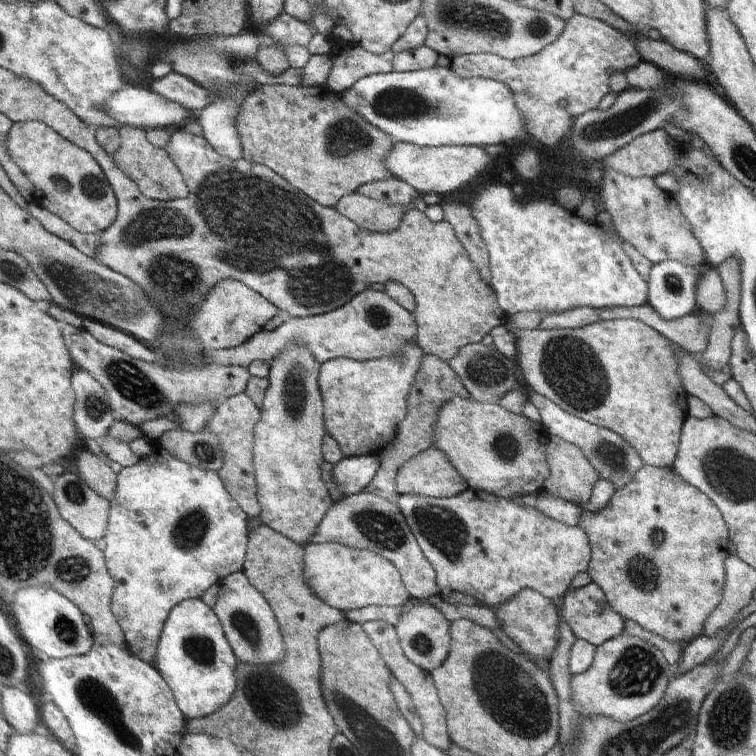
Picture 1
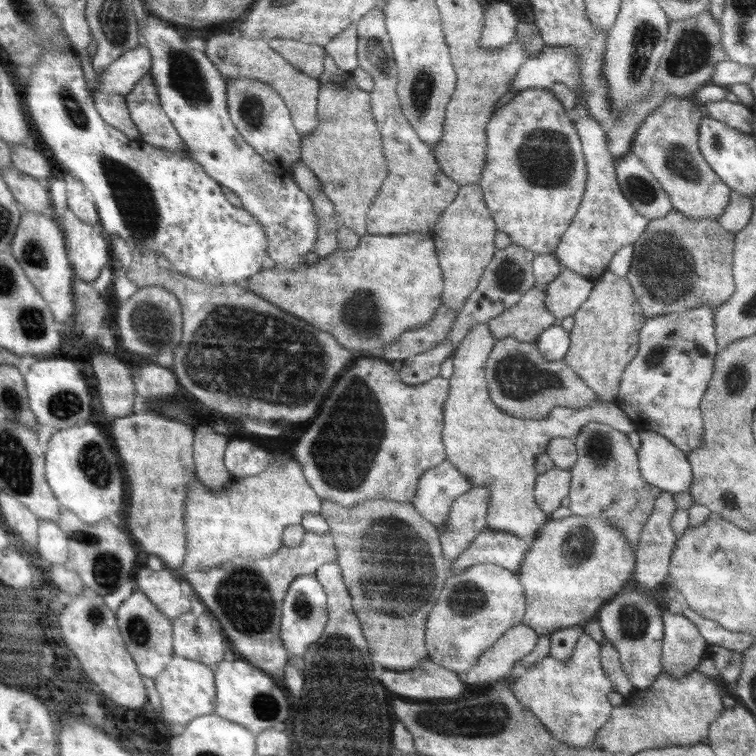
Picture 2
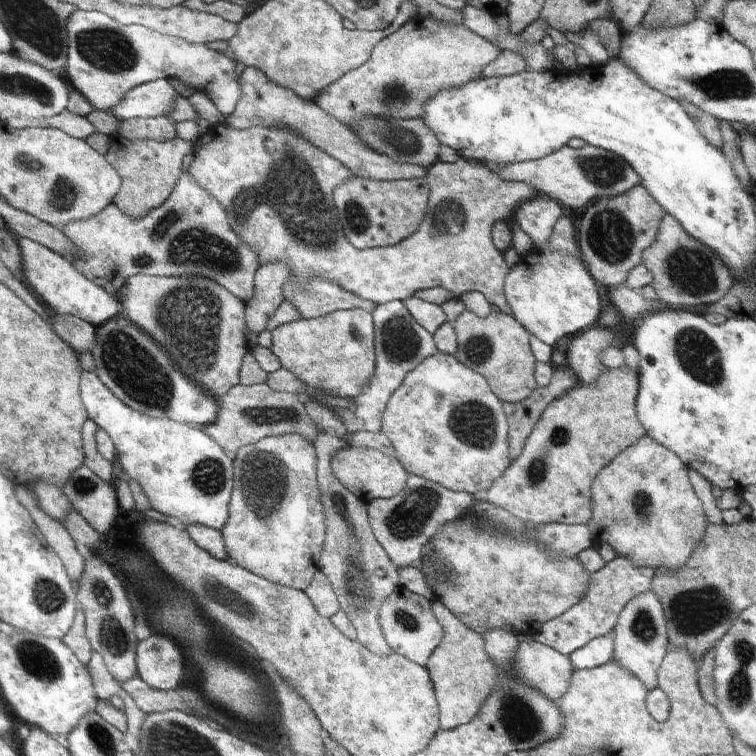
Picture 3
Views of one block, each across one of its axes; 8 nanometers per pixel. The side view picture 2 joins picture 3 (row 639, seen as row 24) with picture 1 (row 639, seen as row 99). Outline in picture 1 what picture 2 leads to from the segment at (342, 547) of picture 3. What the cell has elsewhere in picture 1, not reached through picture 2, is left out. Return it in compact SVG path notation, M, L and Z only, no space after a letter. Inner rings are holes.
M381 620L364 622L361 626L368 635L368 638L372 641L372 644L378 649L382 660L384 660L384 664L389 668L391 674L400 681L400 684L405 687L411 696L423 726L420 736L426 740L430 746L434 746L434 748L438 748L438 750L447 753L448 748L450 748L451 738L447 731L446 710L444 710L440 702L431 673L422 670L422 668L412 664L412 662L406 658L400 646L395 626L388 624L388 622L382 622Z

